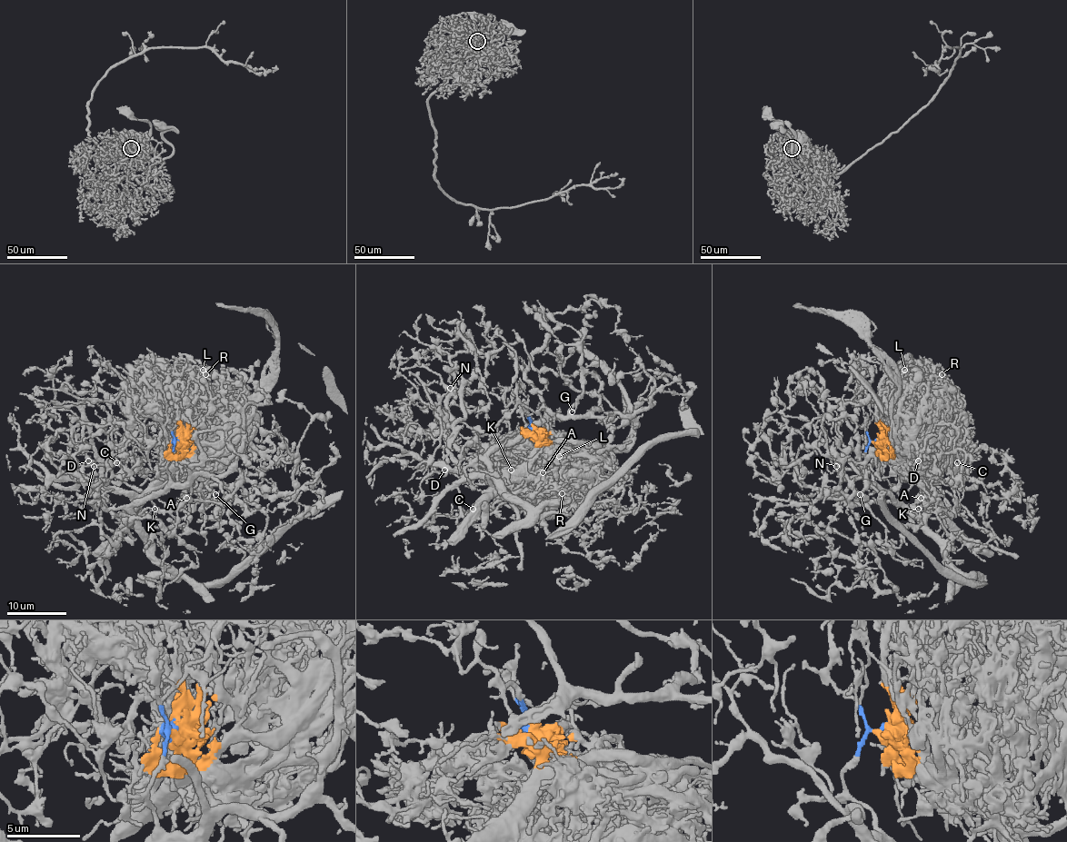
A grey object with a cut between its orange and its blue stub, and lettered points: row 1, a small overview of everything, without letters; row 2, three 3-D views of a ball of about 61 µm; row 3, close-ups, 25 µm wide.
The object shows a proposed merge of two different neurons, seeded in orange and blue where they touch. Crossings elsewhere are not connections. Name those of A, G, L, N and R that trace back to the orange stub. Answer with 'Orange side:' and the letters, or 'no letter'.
Orange side: L, R

